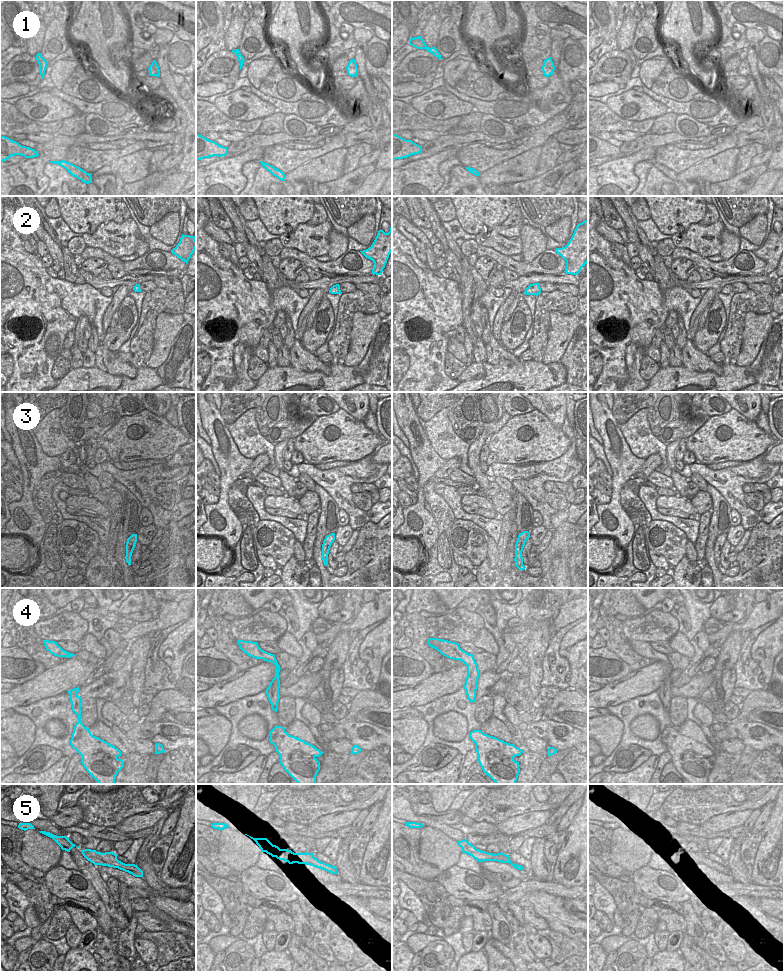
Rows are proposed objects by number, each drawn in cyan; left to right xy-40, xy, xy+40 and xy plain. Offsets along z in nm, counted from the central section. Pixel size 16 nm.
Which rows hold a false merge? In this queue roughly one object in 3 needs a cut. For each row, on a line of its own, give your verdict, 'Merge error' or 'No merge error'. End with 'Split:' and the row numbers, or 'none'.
1: Merge error
2: No merge error
3: No merge error
4: No merge error
5: Merge error
Split: 1, 5

